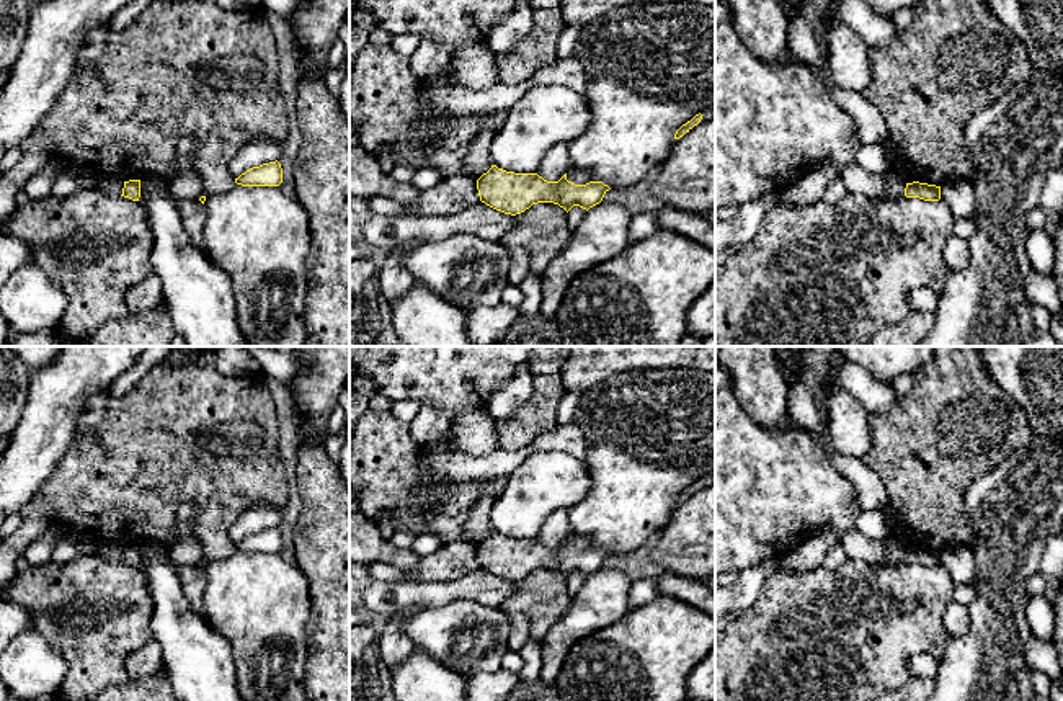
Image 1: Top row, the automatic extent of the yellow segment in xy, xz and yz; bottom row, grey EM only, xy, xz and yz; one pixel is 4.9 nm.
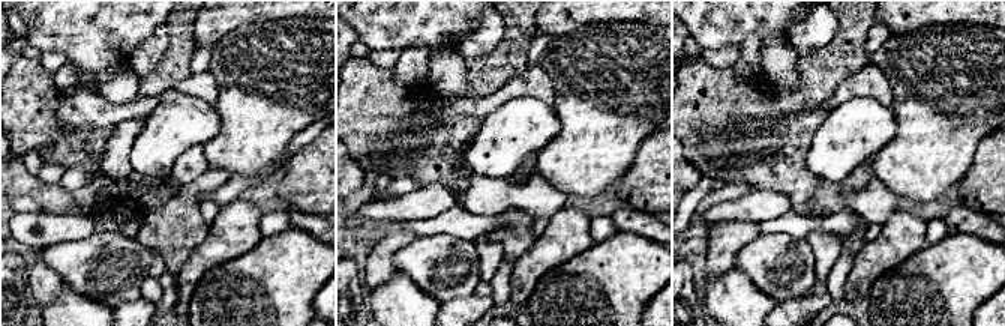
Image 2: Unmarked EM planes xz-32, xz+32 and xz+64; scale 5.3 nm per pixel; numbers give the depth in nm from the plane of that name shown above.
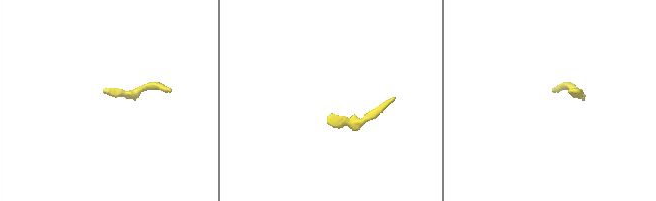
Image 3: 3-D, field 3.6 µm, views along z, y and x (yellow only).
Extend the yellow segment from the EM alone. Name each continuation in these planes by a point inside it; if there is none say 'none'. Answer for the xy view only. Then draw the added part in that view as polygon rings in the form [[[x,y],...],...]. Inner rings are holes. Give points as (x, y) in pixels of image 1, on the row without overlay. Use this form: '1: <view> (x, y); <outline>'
none

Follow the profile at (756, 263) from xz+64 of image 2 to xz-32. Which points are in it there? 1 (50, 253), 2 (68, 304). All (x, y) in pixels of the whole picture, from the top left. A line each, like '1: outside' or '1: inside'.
1: inside
2: inside

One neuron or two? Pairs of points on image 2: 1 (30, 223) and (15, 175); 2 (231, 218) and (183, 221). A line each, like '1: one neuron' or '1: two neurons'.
1: two neurons
2: two neurons

